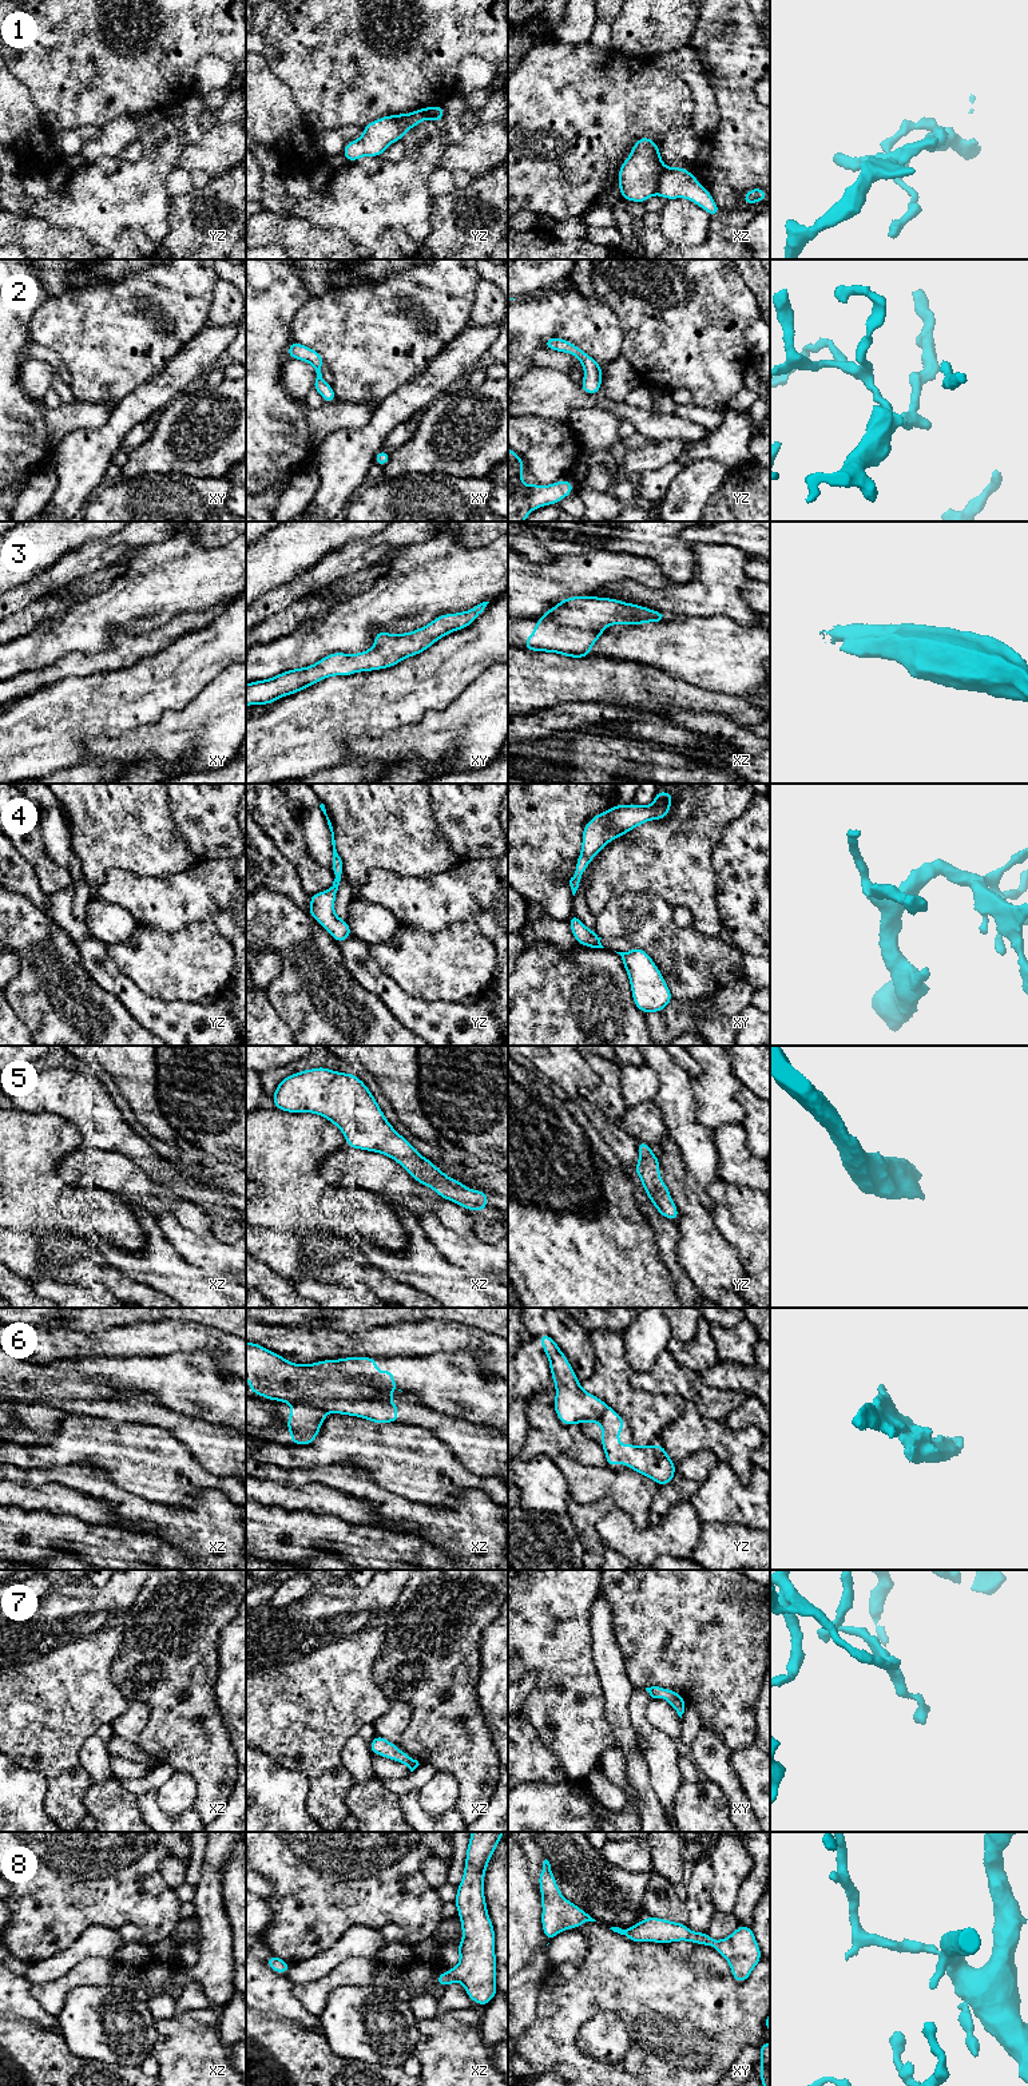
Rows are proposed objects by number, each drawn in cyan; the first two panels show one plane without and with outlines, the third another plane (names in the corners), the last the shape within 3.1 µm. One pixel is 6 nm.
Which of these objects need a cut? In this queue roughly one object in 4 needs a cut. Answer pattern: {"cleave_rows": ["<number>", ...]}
{"cleave_rows": ["1", "6"]}

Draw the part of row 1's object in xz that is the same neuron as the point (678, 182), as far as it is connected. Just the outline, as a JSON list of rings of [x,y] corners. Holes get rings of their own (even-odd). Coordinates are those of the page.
[[[667,167],[658,181],[656,194],[667,201],[686,198],[706,210],[711,217],[721,213],[709,190],[683,167]]]

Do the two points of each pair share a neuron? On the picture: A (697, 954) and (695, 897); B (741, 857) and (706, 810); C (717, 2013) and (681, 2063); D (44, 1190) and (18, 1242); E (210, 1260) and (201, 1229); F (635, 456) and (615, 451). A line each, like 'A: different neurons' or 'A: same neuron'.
A: different neurons
B: different neurons
C: same neuron
D: different neurons
E: different neurons
F: different neurons

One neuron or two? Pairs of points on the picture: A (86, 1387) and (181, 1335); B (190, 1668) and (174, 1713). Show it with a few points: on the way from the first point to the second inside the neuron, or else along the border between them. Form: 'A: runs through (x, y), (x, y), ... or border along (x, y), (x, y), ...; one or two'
A: border along (174, 1352), (153, 1356), (116, 1356), (112, 1359); two
B: runs through (179, 1678), (177, 1681), (175, 1702); one

